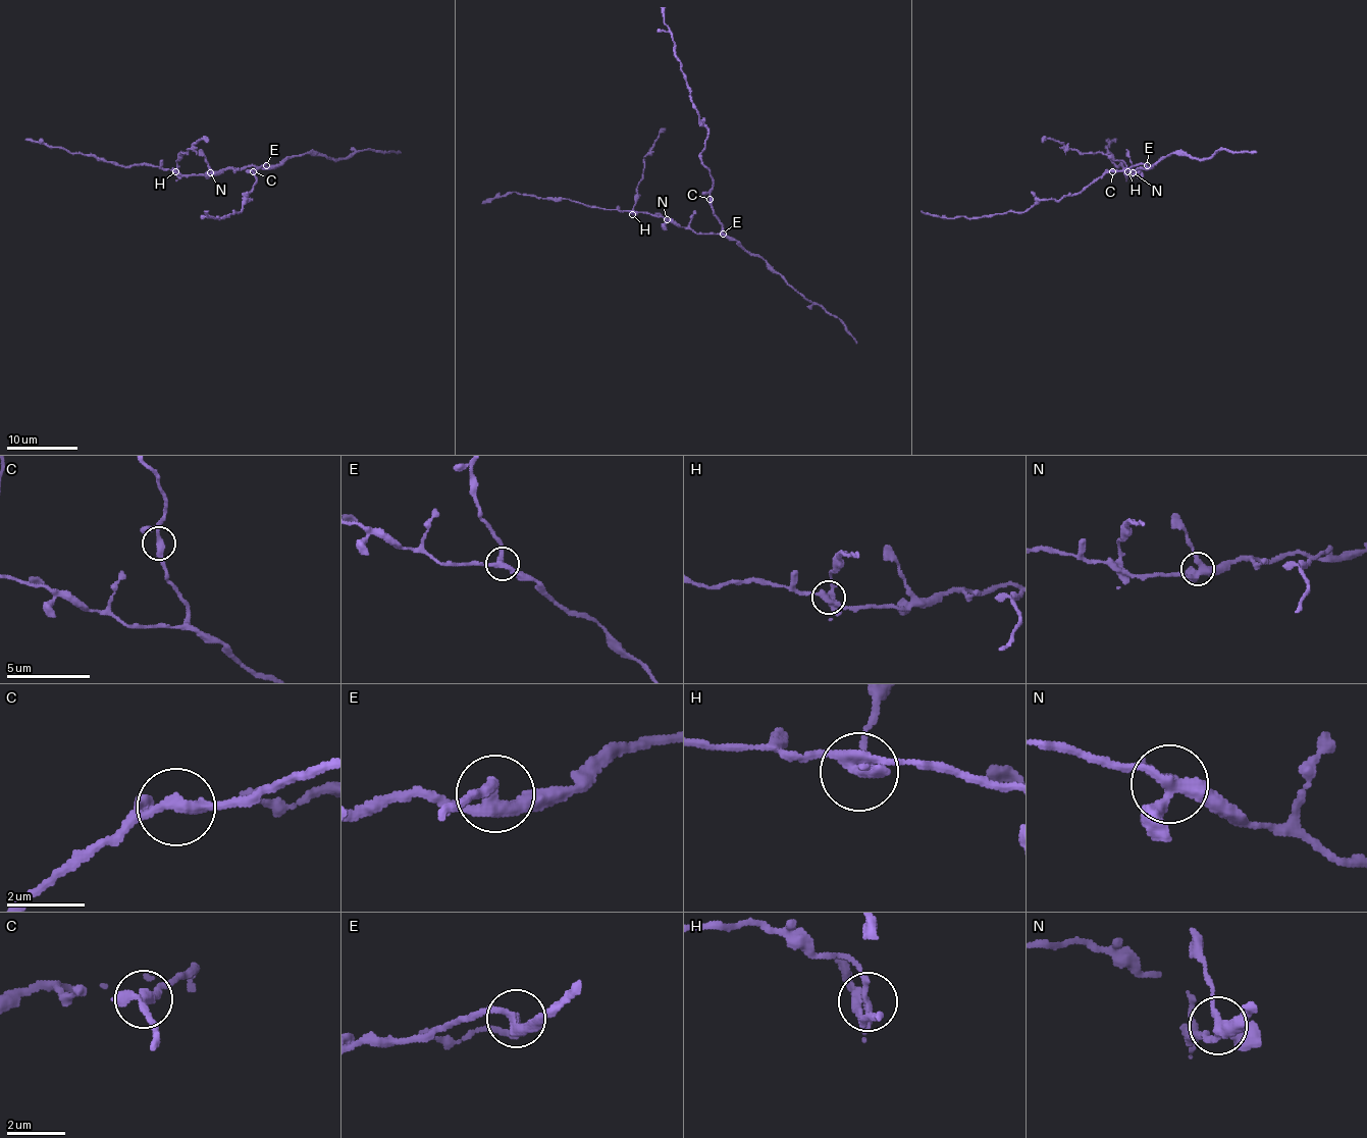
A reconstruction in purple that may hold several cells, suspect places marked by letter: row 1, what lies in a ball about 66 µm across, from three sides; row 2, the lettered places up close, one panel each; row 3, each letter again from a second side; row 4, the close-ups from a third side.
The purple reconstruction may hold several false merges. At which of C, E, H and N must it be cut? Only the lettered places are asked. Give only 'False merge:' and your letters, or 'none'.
False merge: H

